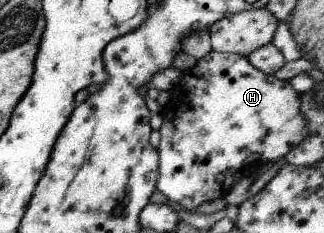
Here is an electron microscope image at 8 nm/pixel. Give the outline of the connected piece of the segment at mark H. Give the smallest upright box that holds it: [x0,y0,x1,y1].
[157,50,308,209]

